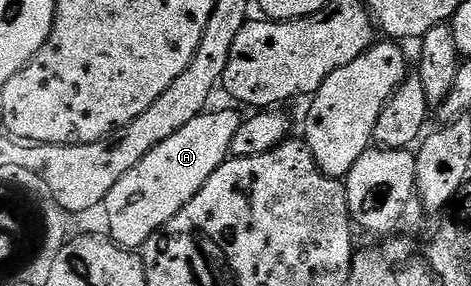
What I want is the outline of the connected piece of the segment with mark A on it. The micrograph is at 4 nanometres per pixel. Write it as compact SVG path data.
M222 108L219 112L207 110L192 118L188 126L176 130L172 138L164 138L160 146L144 154L144 158L140 158L140 162L136 162L136 166L132 166L132 170L128 170L128 174L124 174L124 178L120 178L120 182L116 182L112 190L108 190L104 209L106 208L106 224L110 227L109 239L121 248L141 249L148 238L152 238L152 234L156 234L172 218L176 218L176 214L180 214L180 210L184 210L184 206L188 206L188 202L192 202L192 198L200 194L200 186L204 186L204 182L208 182L208 178L216 174L216 170L231 155L232 138L236 130L240 130L242 122L243 117L237 116L230 108Z

